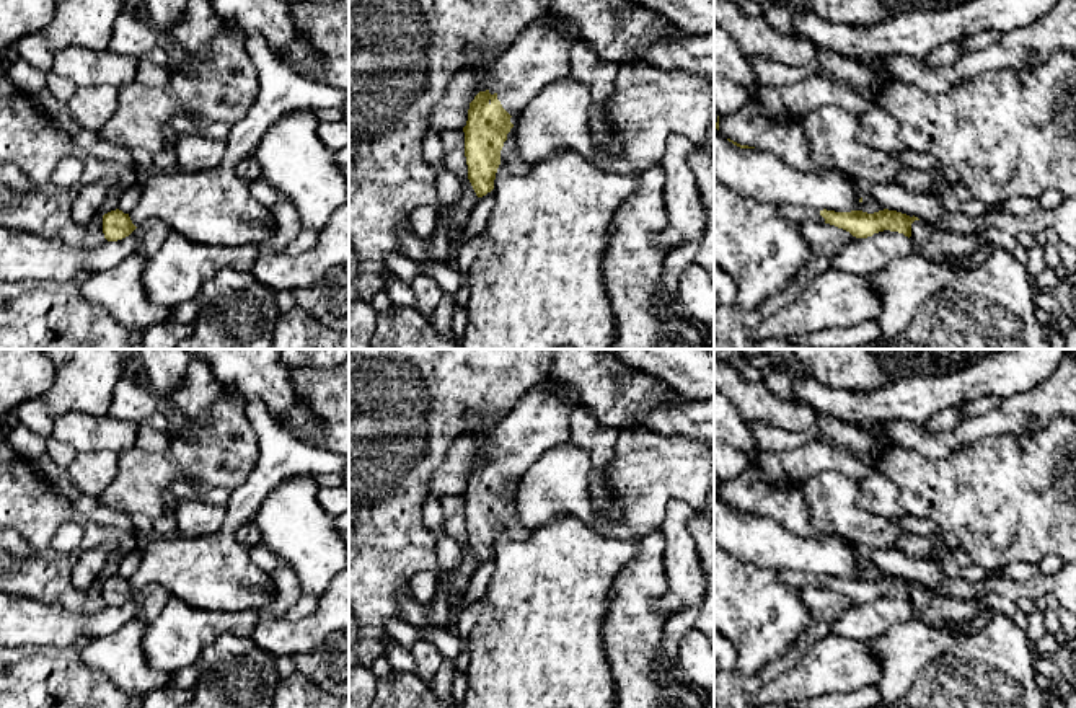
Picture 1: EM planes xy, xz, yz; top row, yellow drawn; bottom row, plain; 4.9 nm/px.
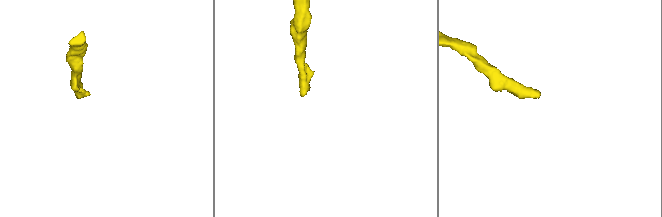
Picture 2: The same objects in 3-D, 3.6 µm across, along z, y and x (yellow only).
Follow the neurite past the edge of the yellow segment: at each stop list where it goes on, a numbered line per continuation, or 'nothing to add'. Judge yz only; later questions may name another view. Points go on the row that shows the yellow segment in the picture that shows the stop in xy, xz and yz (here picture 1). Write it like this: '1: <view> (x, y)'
1: yz (938, 245)

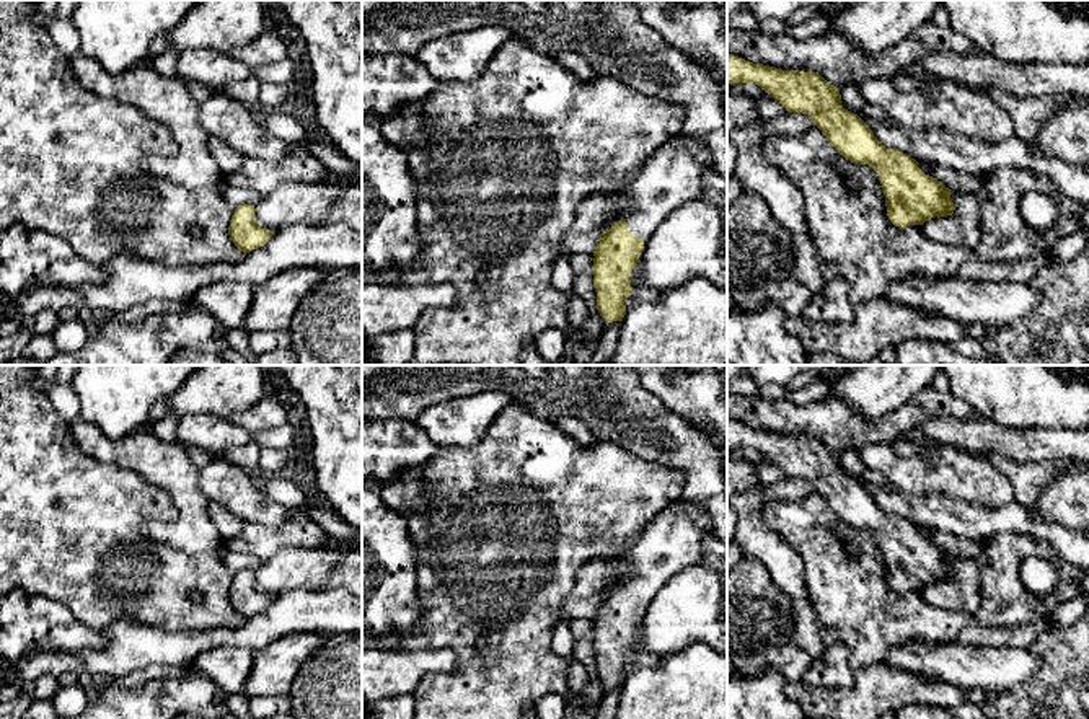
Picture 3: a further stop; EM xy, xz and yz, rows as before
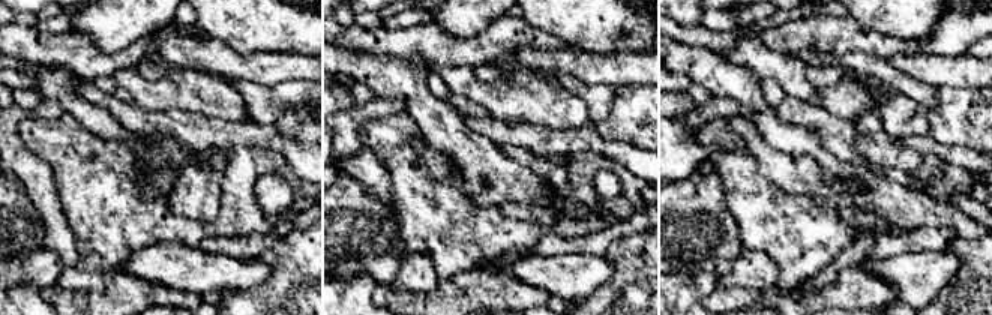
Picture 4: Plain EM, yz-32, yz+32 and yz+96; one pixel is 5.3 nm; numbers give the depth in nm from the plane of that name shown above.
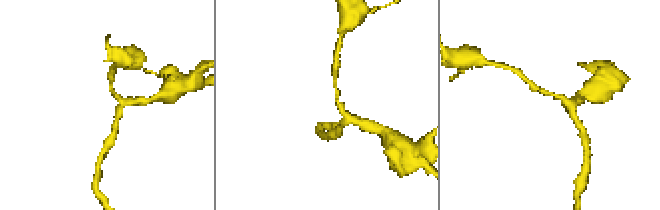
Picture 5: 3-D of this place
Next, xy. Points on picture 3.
nothing to add

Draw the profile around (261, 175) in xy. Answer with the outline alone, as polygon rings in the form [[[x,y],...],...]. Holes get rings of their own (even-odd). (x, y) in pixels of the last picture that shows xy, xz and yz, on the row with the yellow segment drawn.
[[[308,140],[292,143],[280,160],[266,160],[245,157],[243,163],[225,176],[233,187],[254,189],[261,196],[272,192],[287,181],[321,183],[324,181],[326,166],[310,153]]]

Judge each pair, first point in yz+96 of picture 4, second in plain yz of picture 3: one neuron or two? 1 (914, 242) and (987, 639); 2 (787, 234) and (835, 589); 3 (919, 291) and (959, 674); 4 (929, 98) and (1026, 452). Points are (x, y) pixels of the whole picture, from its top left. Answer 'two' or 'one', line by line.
1: one
2: one
3: one
4: two

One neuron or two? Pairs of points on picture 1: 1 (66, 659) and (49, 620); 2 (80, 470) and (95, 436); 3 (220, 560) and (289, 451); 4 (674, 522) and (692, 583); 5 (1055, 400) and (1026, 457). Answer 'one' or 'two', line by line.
1: two
2: two
3: one
4: one
5: two

